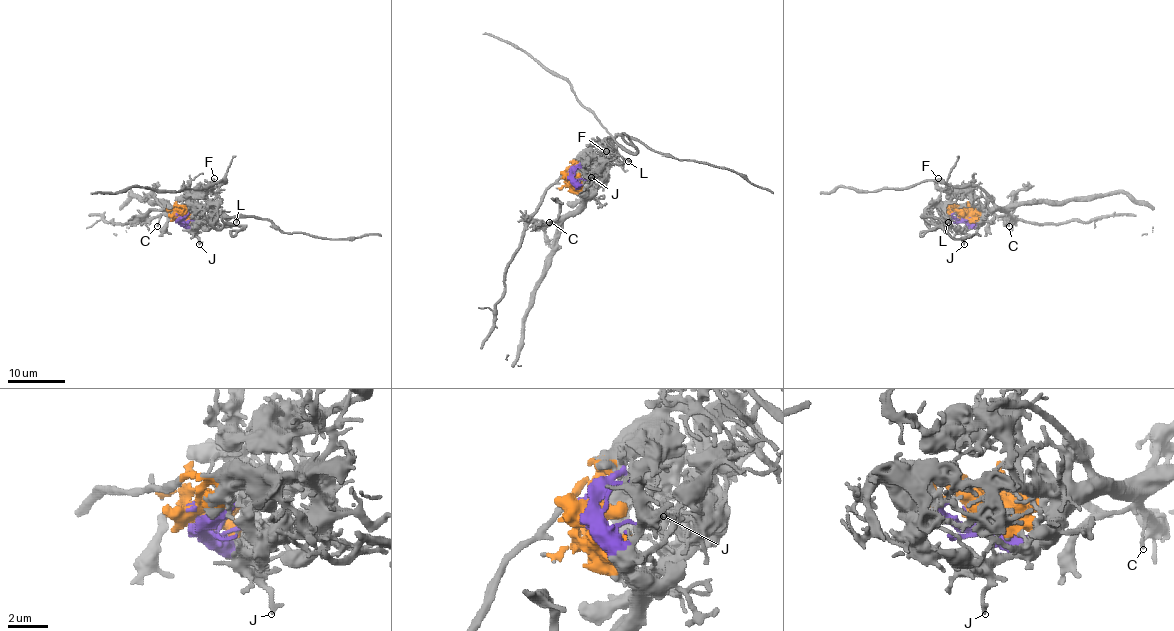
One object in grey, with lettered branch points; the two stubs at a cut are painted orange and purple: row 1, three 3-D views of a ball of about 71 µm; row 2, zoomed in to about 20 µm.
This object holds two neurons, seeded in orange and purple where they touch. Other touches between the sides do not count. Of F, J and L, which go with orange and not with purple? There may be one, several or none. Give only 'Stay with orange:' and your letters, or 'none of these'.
Stay with orange: F, L

